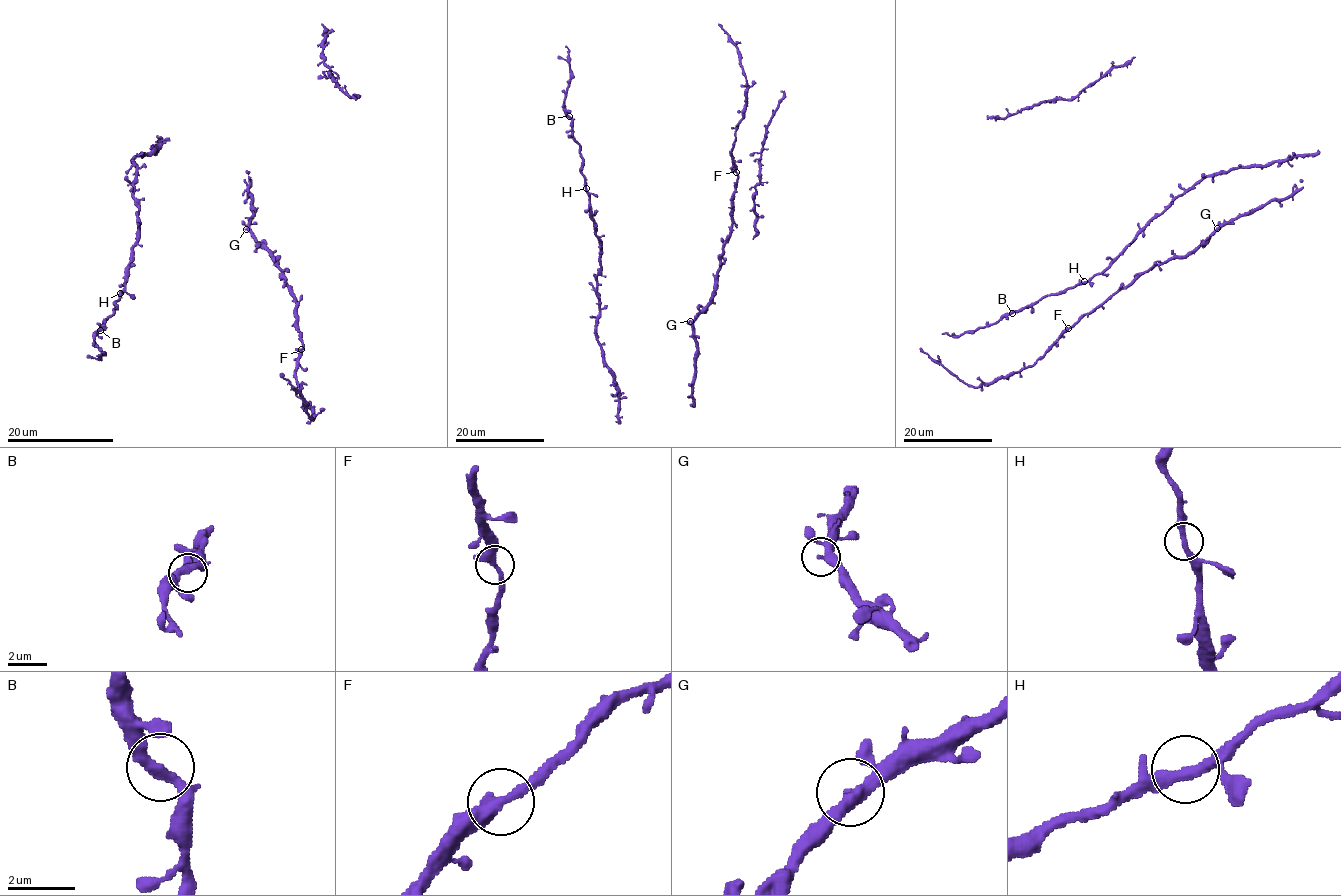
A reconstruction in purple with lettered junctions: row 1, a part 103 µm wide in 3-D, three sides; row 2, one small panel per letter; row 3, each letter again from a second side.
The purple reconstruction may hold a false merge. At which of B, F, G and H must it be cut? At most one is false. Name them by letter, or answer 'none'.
none

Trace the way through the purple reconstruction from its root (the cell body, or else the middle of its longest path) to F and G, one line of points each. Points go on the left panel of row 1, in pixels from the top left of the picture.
F: (246, 170), (254, 210), (249, 230), (277, 262), (287, 289), (294, 296), (301, 349)
G: (246, 170), (254, 210), (246, 229)

